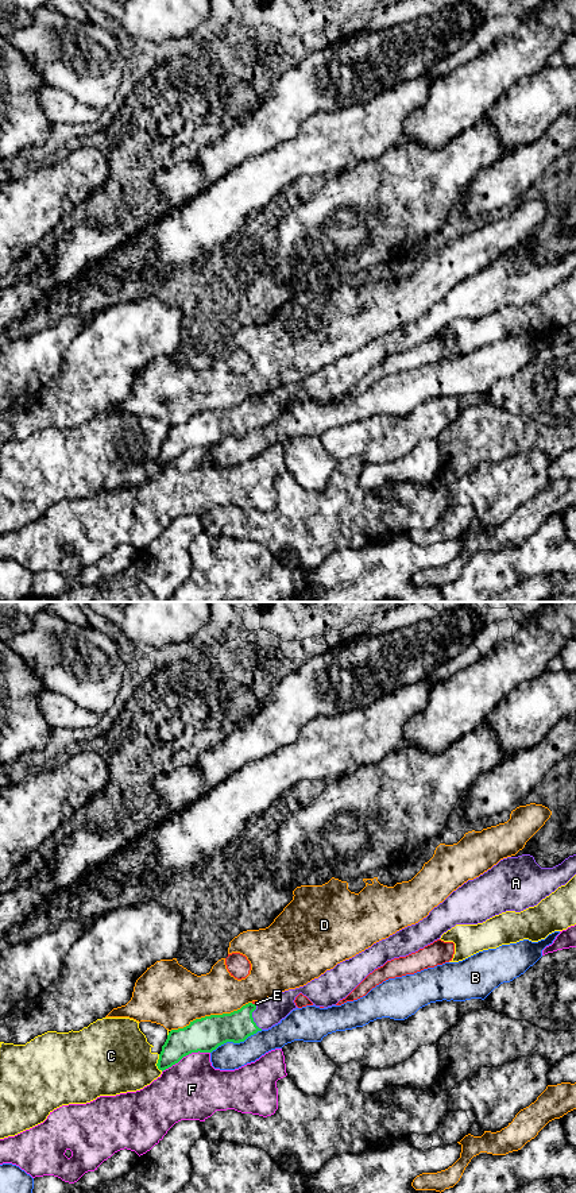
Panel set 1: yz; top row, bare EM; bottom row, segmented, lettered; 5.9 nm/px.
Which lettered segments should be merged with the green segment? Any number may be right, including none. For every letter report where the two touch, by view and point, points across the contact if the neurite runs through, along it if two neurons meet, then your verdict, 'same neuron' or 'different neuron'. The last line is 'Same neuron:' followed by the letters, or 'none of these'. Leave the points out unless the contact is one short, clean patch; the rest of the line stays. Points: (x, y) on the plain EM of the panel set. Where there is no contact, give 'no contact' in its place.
A: contact yz (252, 413); way yz (215, 425), (236, 423), (252, 413), (259, 413), (269, 408); same neuron
B: contact yz (236, 437); different neuron
C: contact yz (157, 459); different neuron
D: contact yz (211, 410); different neuron
E: contact yz (254, 400); different neuron
F: contact yz (185, 451); different neuron
Same neuron: A

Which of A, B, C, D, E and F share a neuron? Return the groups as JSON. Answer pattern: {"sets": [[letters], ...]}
{"sets": [["A"], ["B"], ["C"], ["D"], ["E"], ["F"]]}

